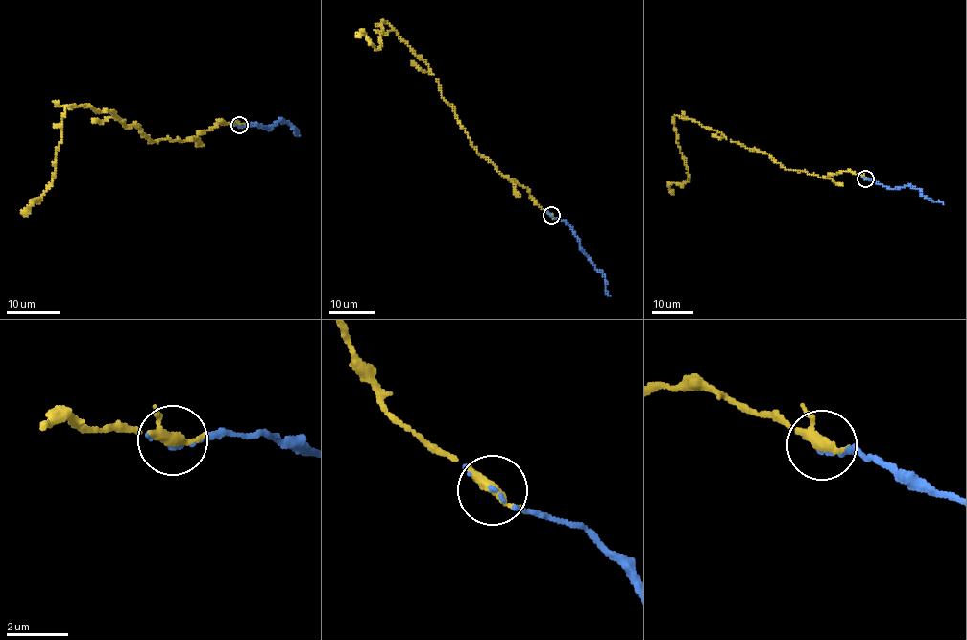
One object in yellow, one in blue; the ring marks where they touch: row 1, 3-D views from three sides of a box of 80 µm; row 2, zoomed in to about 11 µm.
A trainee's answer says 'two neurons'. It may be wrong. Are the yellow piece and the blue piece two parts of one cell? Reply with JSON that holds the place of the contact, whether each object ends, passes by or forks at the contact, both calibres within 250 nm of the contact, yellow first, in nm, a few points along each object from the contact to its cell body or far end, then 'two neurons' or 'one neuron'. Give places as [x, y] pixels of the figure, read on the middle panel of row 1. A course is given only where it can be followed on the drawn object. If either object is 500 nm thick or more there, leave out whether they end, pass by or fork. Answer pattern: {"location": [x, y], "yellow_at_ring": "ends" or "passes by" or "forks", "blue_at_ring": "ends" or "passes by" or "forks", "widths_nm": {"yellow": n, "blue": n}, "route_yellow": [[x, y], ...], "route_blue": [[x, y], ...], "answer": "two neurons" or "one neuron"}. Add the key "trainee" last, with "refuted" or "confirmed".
{"location": [551, 215], "yellow_at_ring": "forks", "blue_at_ring": "ends", "widths_nm": {"yellow": 240, "blue": 70}, "route_yellow": [[550, 215], [530, 192], [481, 156], [426, 63], [384, 21], [380, 47], [362, 32], [358, 36]], "route_blue": [[550, 216], [563, 220], [569, 226], [579, 248], [604, 275], [606, 293], [610, 296]], "answer": "one neuron", "trainee": "refuted"}

